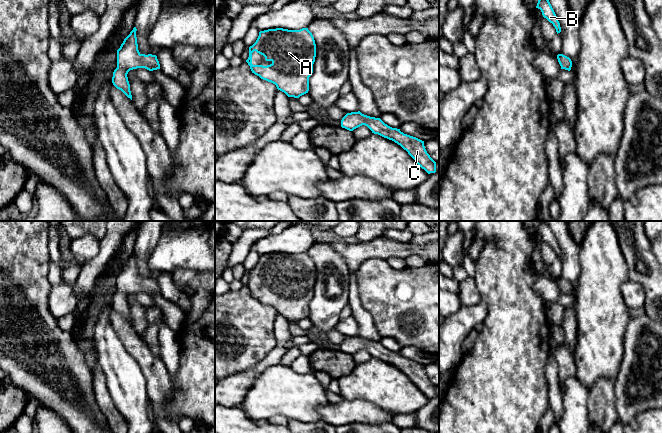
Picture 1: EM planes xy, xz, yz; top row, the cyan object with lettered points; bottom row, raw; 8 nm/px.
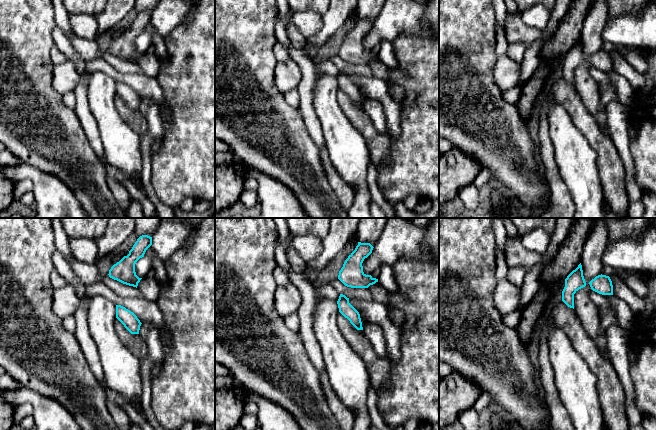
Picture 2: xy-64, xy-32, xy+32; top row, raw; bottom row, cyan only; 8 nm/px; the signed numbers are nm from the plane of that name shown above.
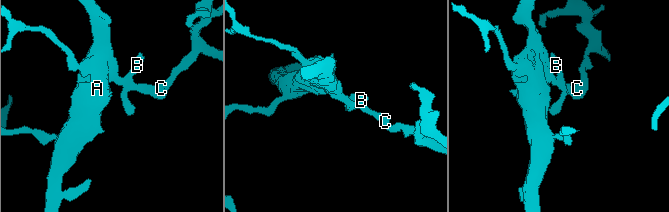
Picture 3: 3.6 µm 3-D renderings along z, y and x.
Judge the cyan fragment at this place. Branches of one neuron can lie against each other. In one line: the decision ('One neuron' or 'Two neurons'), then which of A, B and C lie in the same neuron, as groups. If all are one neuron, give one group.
One neuron. Groups: A B C

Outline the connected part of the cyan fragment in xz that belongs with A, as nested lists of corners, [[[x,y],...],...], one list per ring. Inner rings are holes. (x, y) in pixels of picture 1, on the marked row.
[[[276,28],[259,32],[256,42],[249,47],[246,62],[252,73],[275,84],[288,97],[299,98],[309,91],[315,57],[316,44],[308,28]],[[254,51],[272,63],[267,66],[253,65]]]

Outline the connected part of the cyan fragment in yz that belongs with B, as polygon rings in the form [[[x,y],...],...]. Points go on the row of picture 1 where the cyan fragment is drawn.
[[[538,0],[536,8],[540,9],[543,17],[553,24],[557,34],[560,33],[561,32],[560,23],[549,0]]]

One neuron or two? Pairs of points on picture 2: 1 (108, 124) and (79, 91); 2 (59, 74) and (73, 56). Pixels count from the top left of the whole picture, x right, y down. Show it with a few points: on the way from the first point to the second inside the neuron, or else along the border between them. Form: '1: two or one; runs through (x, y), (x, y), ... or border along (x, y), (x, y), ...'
1: two; border along (89, 77), (87, 102)
2: two; border along (68, 59), (73, 63), (79, 75), (78, 82)

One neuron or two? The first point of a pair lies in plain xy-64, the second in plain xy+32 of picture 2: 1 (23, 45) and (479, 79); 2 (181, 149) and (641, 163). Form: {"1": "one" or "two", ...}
{"1": "one", "2": "one"}

